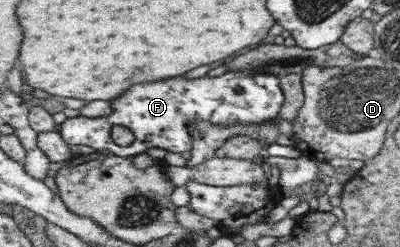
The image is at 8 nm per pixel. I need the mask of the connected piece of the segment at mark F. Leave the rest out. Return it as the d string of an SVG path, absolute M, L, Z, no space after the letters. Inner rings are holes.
M227 71L223 75L188 79L184 76L164 82L144 82L132 86L122 98L112 99L114 112L108 116L88 118L76 116L66 119L58 132L70 145L91 146L96 152L112 151L115 156L129 158L145 153L150 148L162 148L167 152L193 150L192 134L188 125L192 121L210 121L214 125L232 127L240 125L262 125L281 114L285 104L284 92L277 75L258 71ZM119 125L128 128L135 140L127 146L118 146L112 140L112 128Z

